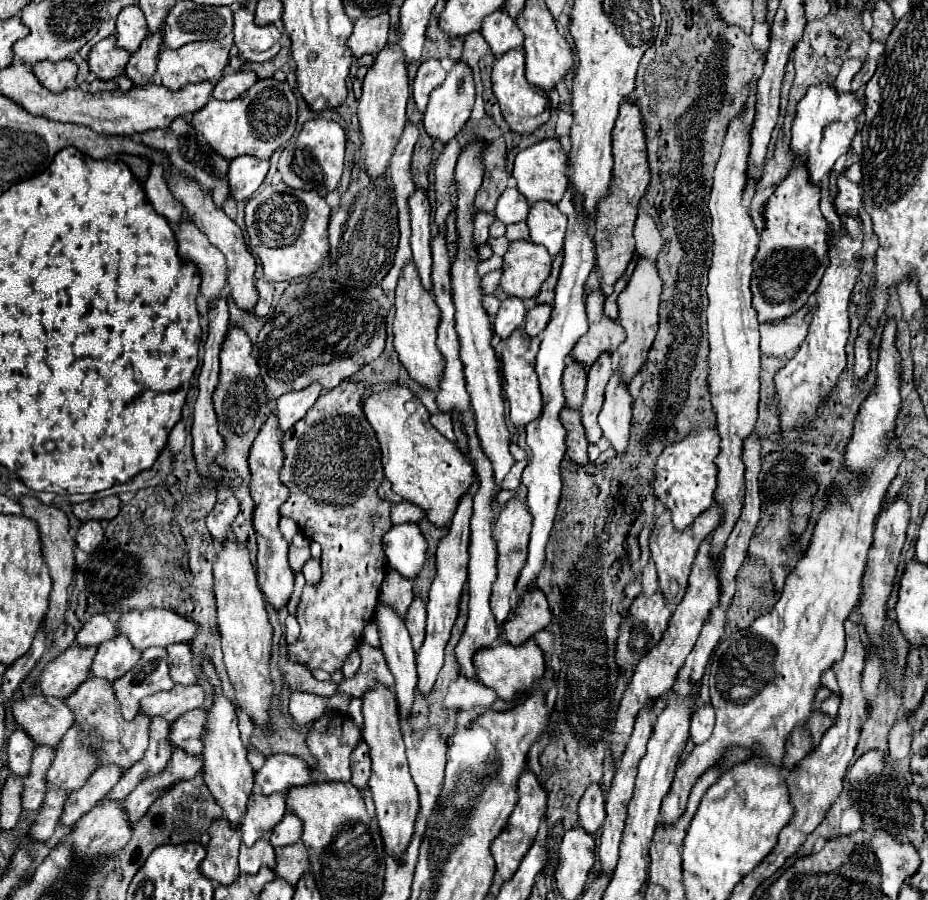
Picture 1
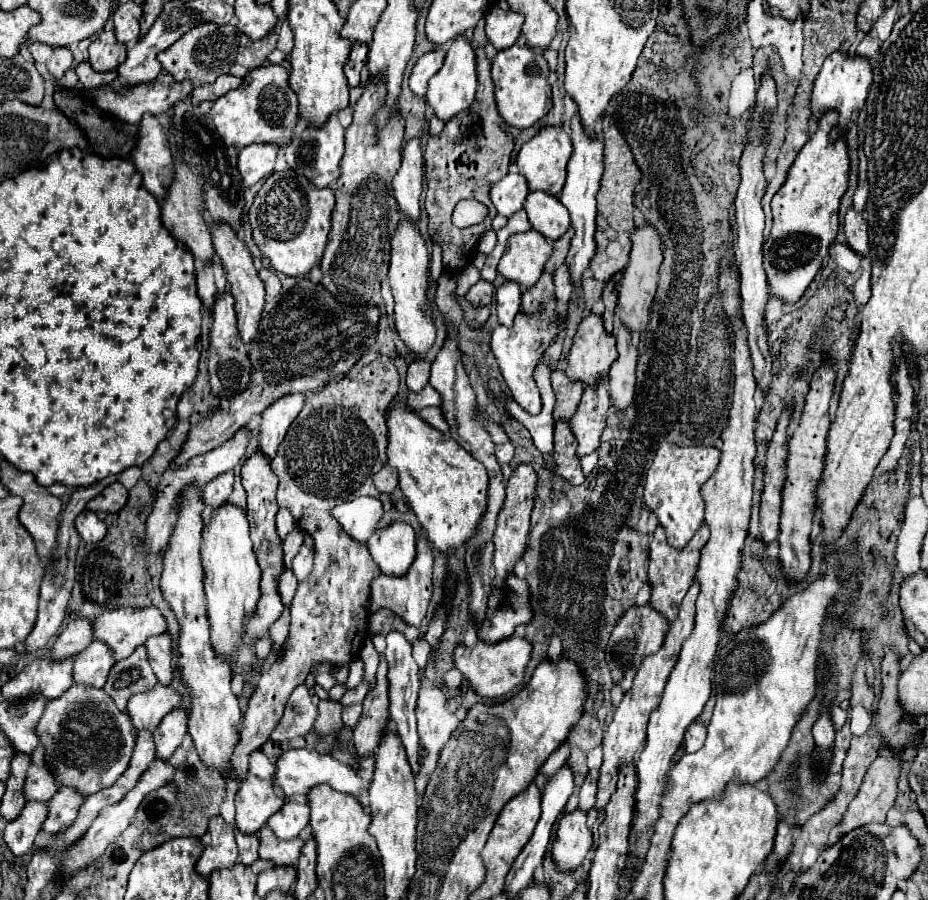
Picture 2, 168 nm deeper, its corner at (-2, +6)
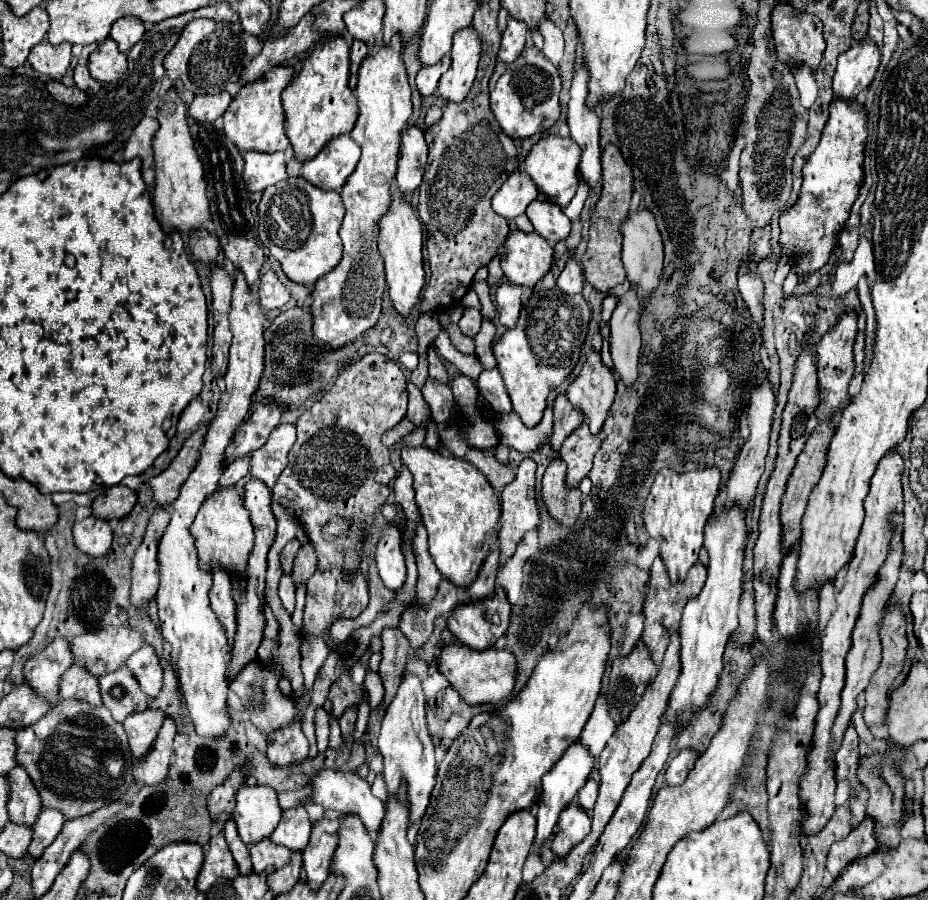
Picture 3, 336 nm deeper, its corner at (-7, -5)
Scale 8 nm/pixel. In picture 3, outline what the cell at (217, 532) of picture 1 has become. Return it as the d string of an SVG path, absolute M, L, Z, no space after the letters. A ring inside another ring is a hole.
M249 458L247 460L235 460L231 468L227 468L219 480L219 490L209 496L209 500L201 506L193 526L191 534L195 536L195 546L199 552L199 566L203 572L213 574L215 568L223 568L229 572L229 578L237 582L237 576L245 576L249 554L253 550L253 524L249 520L249 514L243 506L241 496L235 492L235 486L243 476L249 474Z

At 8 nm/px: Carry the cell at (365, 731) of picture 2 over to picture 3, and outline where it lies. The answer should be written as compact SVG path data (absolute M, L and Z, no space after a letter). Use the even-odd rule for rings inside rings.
M399 628L383 630L381 638L383 638L383 650L381 650L383 660L379 666L379 676L385 686L385 698L377 706L377 710L385 710L391 704L391 700L395 698L395 692L399 688L401 676L405 672L405 662L409 656L407 638L403 636L403 632L399 632Z

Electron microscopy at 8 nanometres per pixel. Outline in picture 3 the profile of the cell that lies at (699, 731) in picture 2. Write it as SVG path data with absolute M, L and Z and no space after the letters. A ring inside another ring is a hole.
M691 748L687 750L681 750L669 764L667 768L667 774L665 774L665 784L683 784L683 780L687 778L687 774L693 770L695 762L697 762L699 754Z

